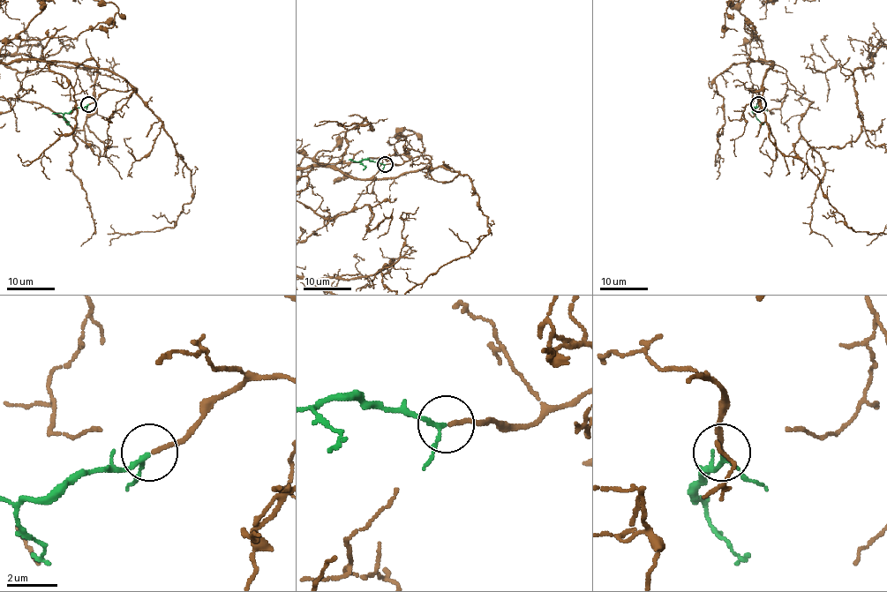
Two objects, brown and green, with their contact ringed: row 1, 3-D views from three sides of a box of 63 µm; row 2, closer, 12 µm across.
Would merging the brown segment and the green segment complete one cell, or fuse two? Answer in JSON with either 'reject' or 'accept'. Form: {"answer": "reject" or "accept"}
{"answer": "accept"}

